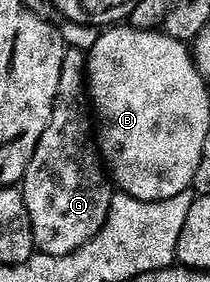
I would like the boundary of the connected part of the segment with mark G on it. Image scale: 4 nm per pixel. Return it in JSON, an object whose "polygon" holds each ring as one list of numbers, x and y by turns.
{"polygon":[[68,49,65,64,61,64,61,84,57,84,55,107,23,177,21,193,40,254,69,256,89,244,89,240,105,228,116,191,93,133,93,106,89,101,84,51]]}

